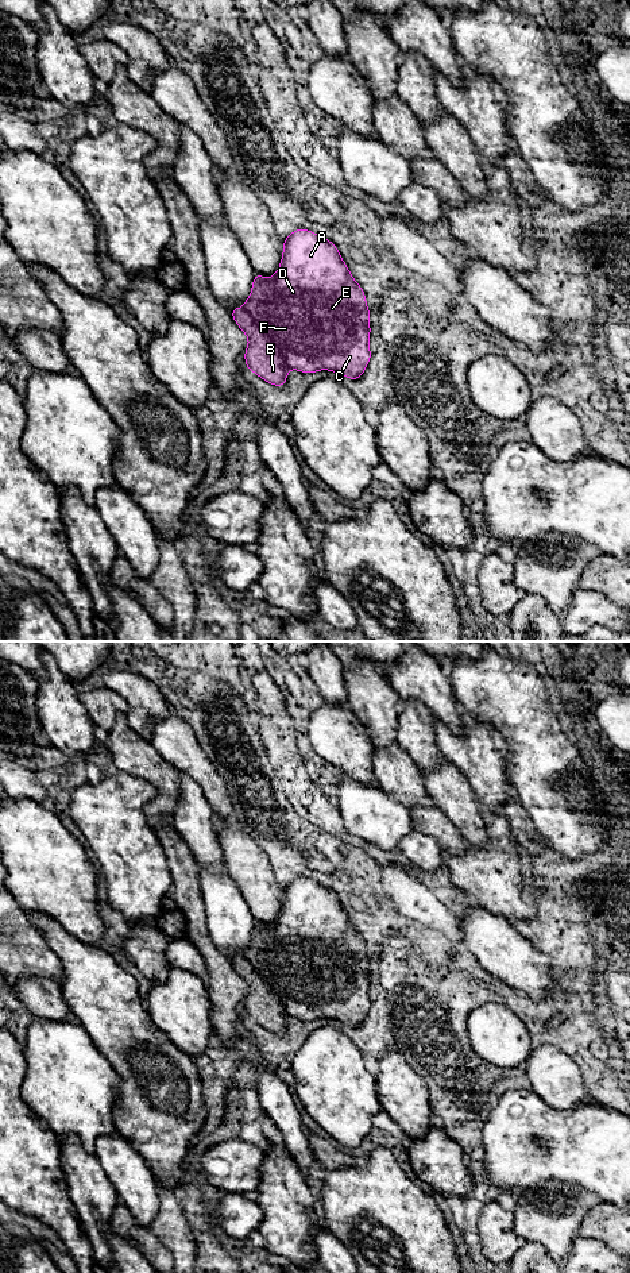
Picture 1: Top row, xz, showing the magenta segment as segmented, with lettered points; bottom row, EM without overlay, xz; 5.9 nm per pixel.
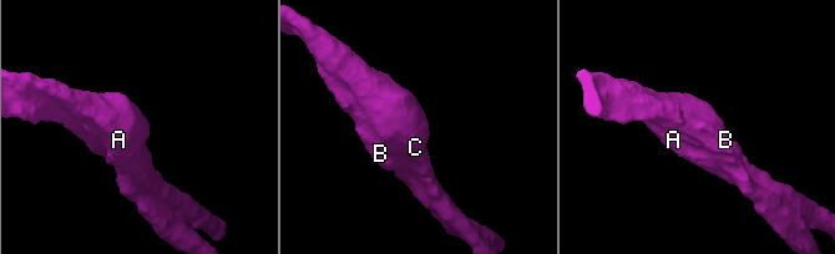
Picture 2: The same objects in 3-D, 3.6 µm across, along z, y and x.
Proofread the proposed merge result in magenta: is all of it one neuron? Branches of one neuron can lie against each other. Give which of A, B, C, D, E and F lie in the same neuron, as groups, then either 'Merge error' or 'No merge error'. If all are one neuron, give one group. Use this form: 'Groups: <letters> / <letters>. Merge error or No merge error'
Groups: A B C D E F. No merge error

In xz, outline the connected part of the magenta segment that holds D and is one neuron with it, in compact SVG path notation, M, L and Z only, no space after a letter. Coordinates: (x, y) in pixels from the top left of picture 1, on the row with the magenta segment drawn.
M295 229L283 240L283 254L277 273L264 278L255 273L251 294L243 308L231 312L248 337L244 351L247 369L274 386L285 386L290 369L301 373L329 370L355 381L362 377L370 359L370 310L364 290L355 282L337 247L308 229Z

